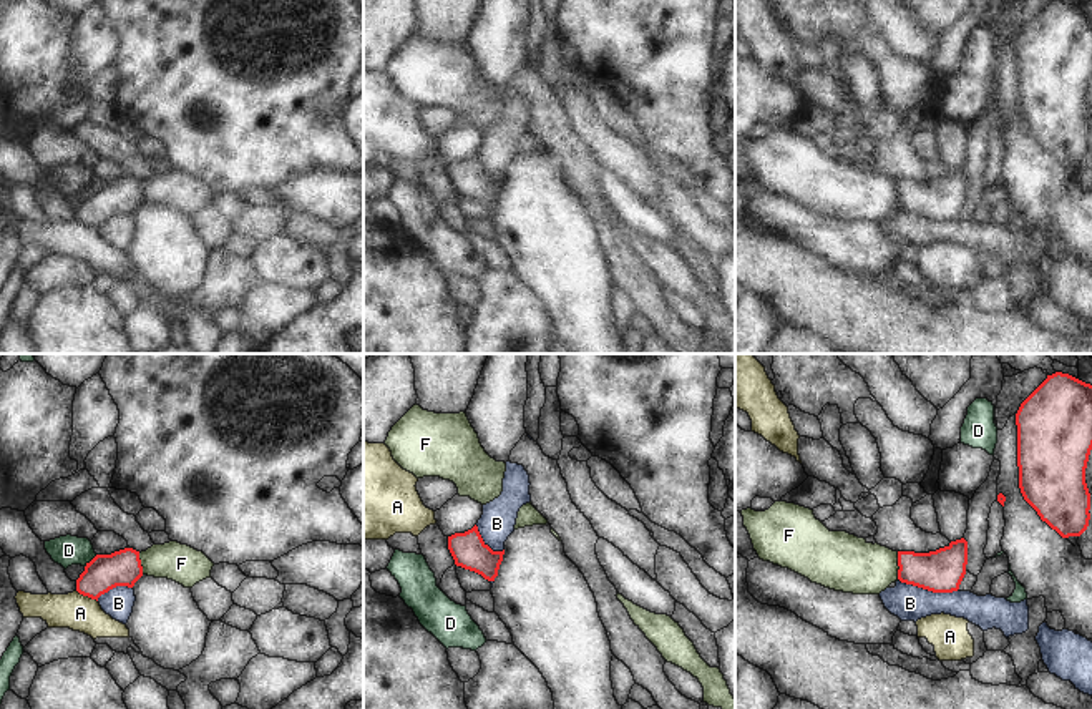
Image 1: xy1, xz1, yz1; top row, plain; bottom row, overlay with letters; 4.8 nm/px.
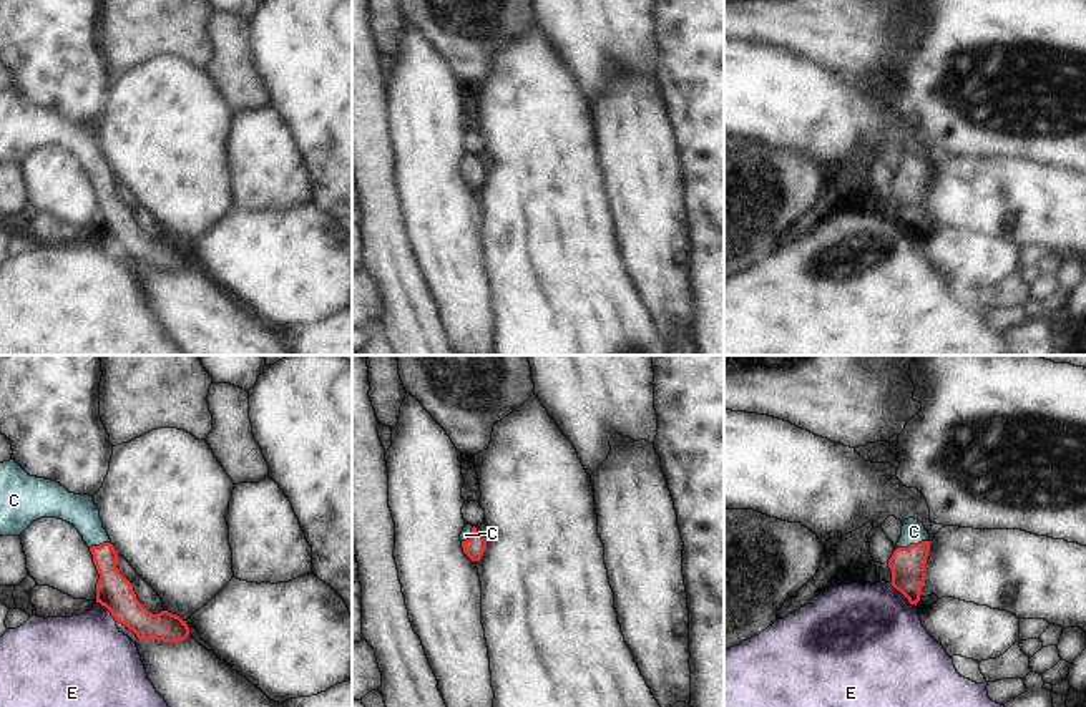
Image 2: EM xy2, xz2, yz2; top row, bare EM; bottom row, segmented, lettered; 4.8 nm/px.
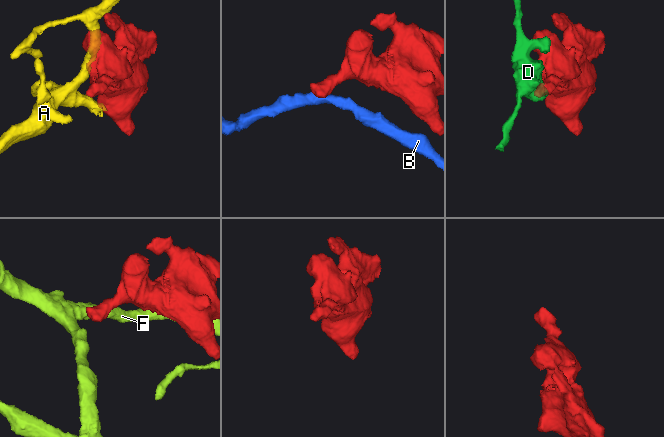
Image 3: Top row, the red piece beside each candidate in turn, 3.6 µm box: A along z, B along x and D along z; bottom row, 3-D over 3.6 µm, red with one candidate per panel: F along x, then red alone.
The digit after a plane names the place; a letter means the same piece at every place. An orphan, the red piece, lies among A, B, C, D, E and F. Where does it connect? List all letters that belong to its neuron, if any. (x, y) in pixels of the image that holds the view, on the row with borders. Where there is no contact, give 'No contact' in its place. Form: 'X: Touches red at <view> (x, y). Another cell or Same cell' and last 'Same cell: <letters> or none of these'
A: Touches red at xy1 (87, 595). Another cell
B: Touches red at yz1 (928, 590). Another cell
C: Touches red at yz2 (912, 545). Same cell
D: Touches red at xy1 (90, 562). Another cell
E: Touches red at yz2 (902, 593). Another cell
F: Touches red at yz1 (898, 565). Another cell
Same cell: C.

